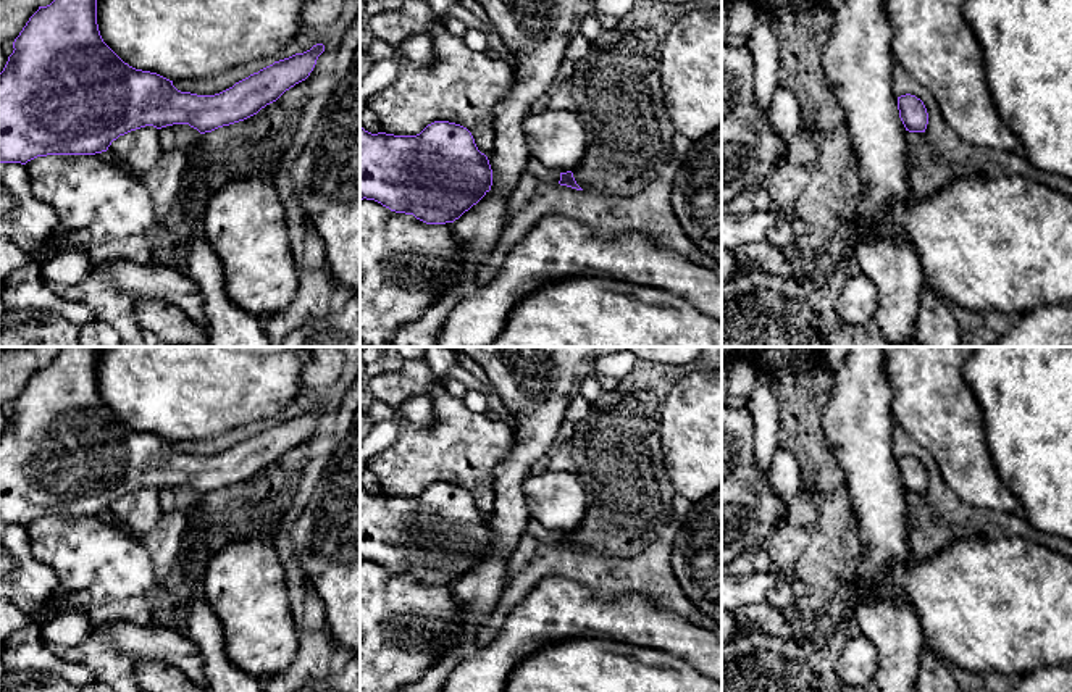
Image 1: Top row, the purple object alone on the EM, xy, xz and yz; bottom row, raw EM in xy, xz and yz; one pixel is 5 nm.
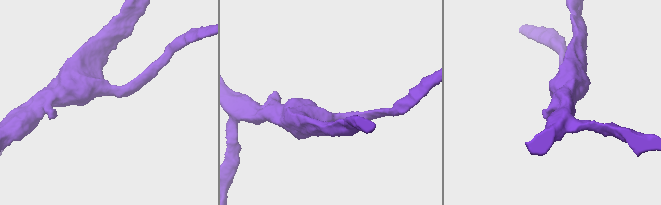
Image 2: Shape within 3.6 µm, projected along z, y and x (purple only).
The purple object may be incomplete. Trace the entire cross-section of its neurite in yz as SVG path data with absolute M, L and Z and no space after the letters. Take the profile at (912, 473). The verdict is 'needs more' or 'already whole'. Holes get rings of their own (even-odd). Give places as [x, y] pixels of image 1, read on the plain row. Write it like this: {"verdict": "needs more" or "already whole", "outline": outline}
{"verdict": "already whole", "outline": "M906 455L898 458L899 479L909 494L925 494L928 486L928 474L920 460Z"}

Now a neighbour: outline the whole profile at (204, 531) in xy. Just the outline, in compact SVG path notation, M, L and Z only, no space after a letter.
M302 442L257 476L202 495L176 561L168 577L160 582L174 607L181 632L186 634L187 629L187 605L192 597L187 568L191 548L205 547L215 555L239 540L274 544L307 461L308 447Z

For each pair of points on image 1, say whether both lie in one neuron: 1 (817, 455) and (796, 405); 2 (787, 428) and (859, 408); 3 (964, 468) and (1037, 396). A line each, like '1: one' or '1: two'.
1: one
2: two
3: two

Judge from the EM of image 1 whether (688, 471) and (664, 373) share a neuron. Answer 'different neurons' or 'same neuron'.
different neurons

